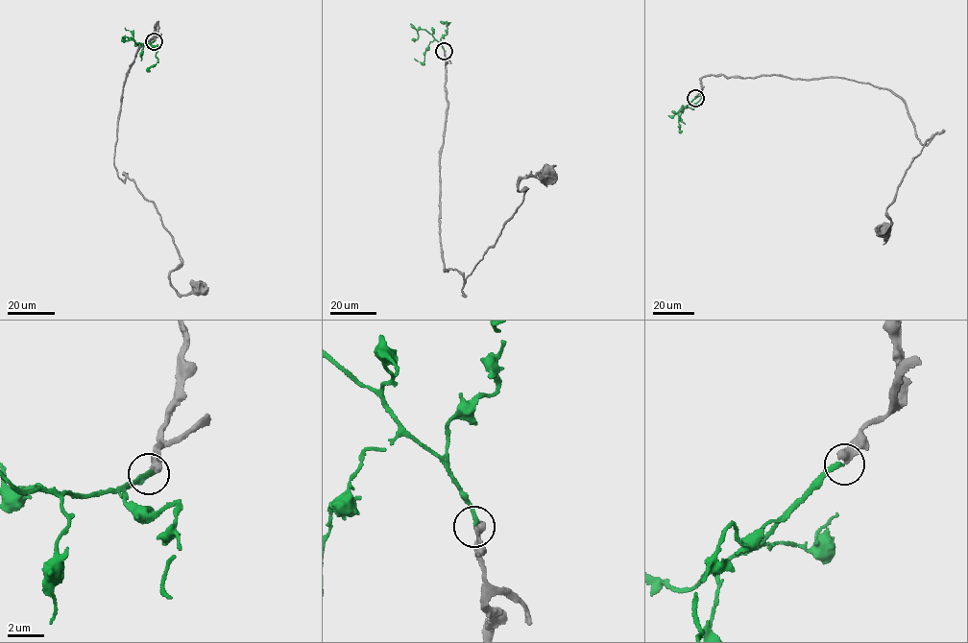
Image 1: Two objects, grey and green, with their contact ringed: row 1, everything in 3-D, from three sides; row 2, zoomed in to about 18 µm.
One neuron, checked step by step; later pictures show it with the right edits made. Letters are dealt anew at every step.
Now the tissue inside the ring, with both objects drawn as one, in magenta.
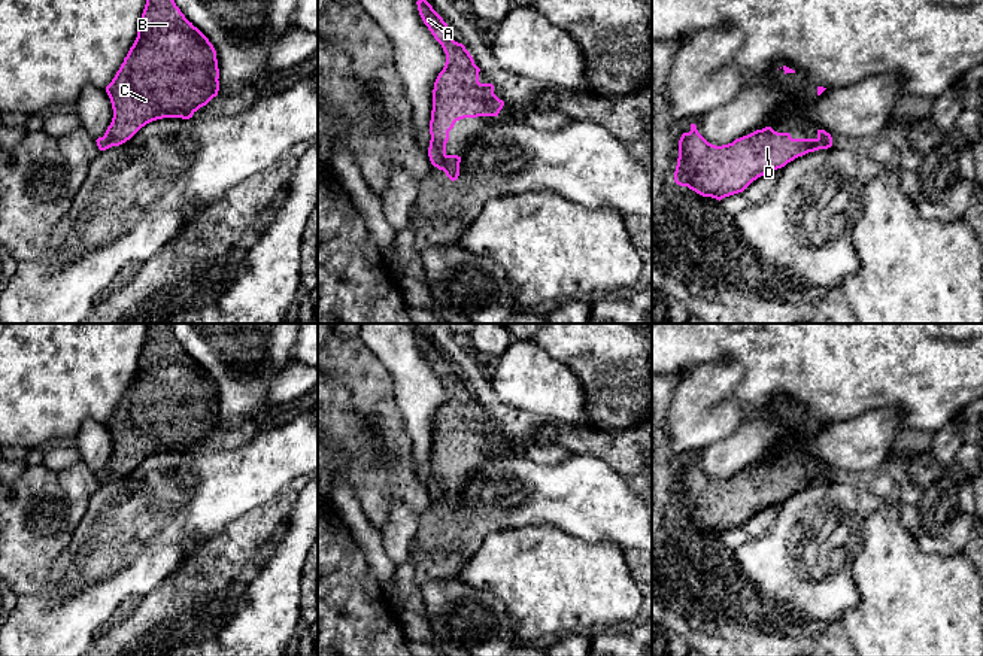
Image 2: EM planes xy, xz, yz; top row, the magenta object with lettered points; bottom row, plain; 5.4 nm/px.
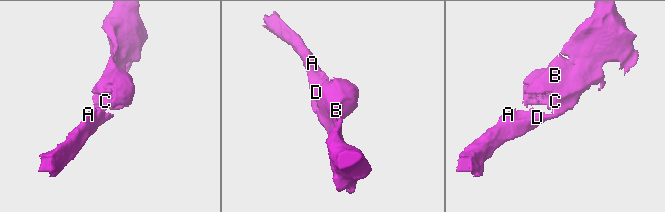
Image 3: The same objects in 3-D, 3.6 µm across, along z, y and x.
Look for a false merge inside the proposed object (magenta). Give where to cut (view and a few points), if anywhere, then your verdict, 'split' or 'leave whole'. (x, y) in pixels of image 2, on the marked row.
no cut; leave whole

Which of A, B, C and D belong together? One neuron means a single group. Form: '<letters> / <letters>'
A B C D

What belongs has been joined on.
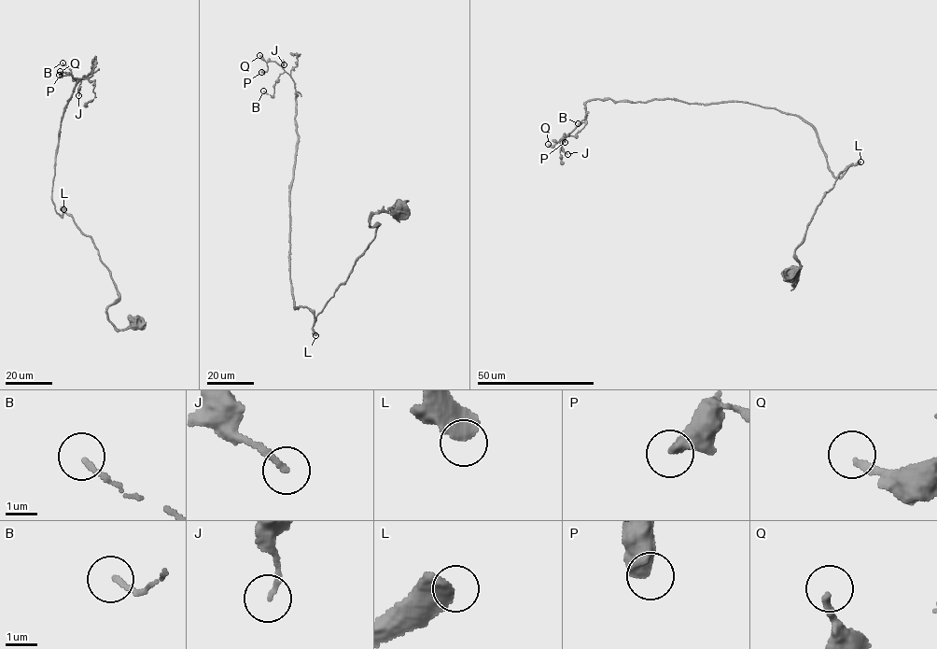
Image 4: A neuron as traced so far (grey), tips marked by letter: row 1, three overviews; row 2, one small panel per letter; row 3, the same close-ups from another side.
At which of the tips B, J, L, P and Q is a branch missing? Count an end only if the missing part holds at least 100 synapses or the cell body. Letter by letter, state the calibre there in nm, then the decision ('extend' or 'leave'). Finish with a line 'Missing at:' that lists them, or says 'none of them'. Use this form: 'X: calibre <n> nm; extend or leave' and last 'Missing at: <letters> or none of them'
B: calibre 130 nm; leave
J: calibre 150 nm; leave
L: calibre 500 nm; extend
P: calibre 500 nm; leave
Q: calibre 200 nm; leave
Missing at: L

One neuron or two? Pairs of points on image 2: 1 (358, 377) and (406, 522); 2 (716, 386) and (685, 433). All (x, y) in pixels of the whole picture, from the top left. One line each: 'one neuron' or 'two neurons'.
1: two neurons
2: one neuron

